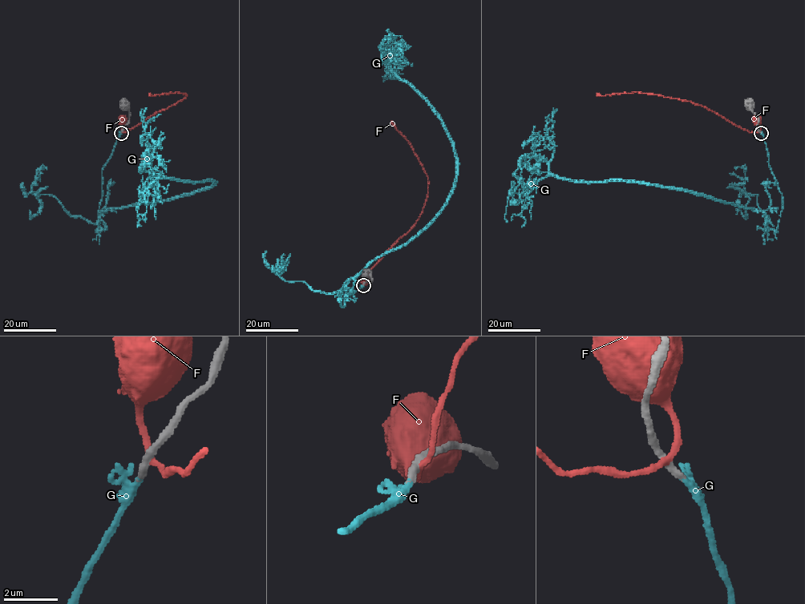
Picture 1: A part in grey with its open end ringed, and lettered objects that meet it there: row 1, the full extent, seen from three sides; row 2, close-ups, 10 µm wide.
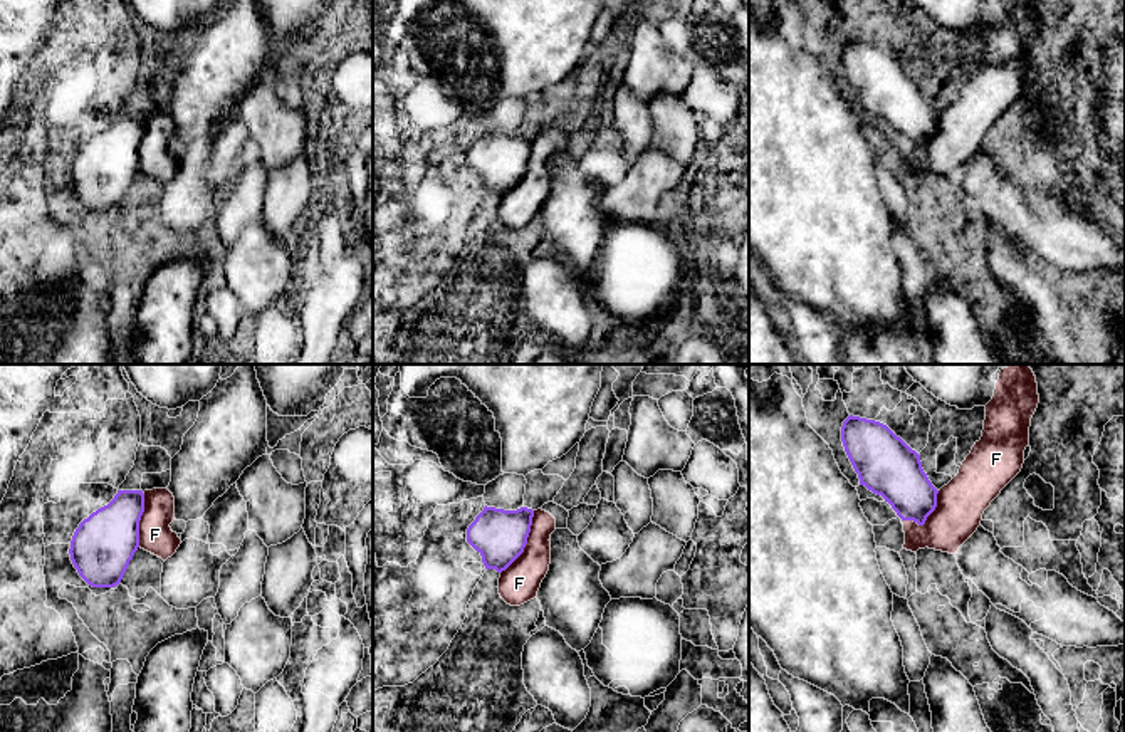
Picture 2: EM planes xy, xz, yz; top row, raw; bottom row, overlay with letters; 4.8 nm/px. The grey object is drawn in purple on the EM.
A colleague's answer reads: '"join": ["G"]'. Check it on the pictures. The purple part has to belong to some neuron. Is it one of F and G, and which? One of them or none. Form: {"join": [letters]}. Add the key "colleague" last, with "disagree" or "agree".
{"join": ["G"], "colleague": "agree"}

